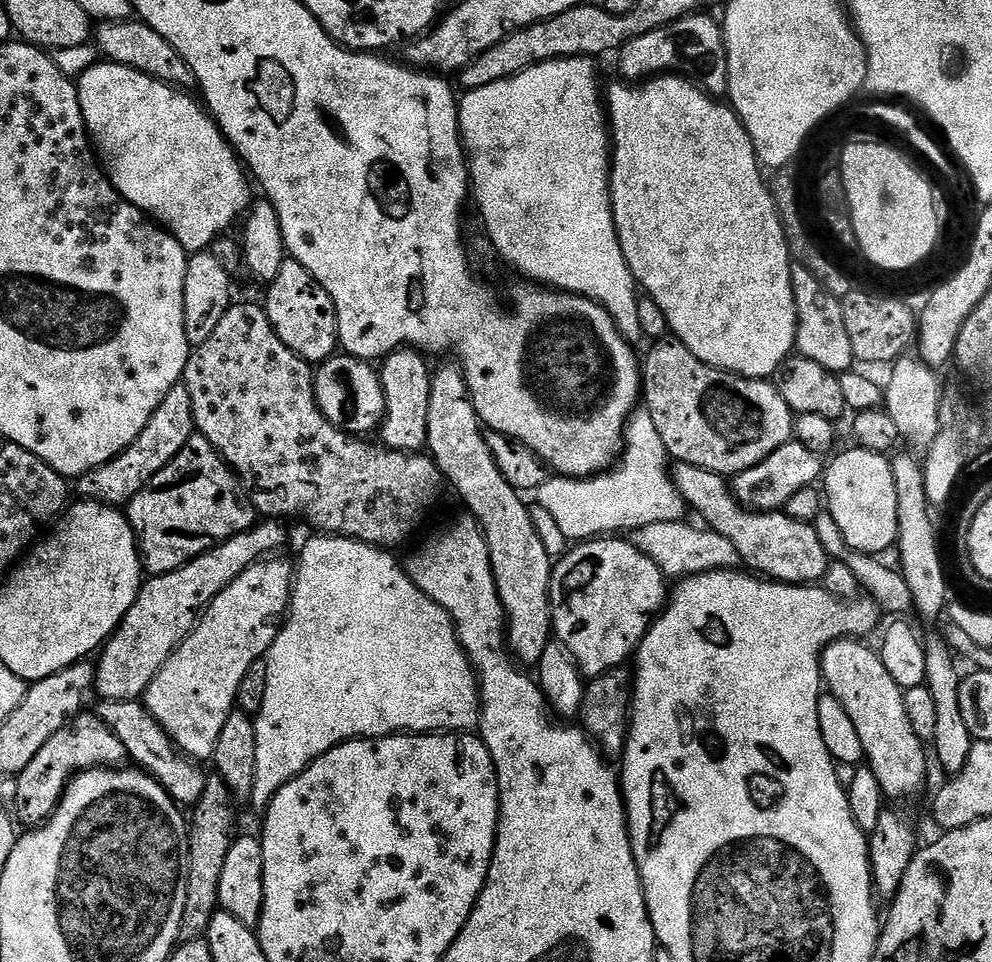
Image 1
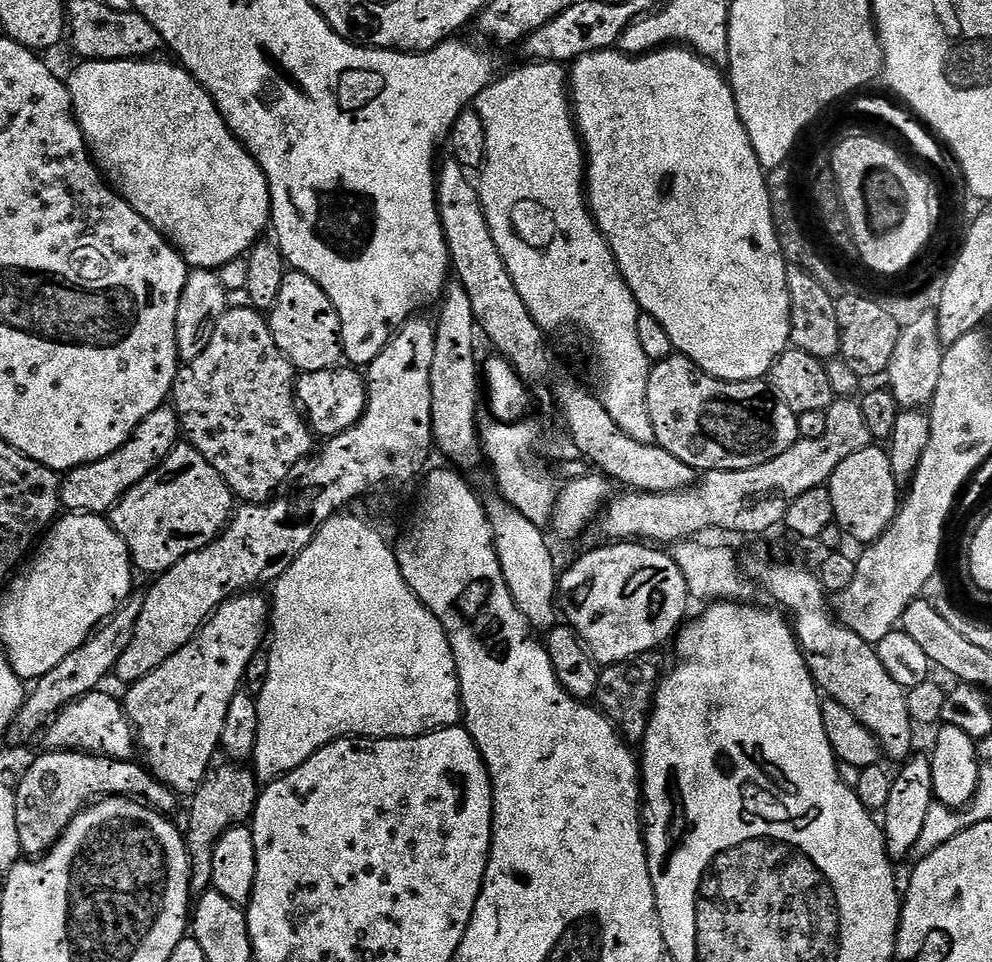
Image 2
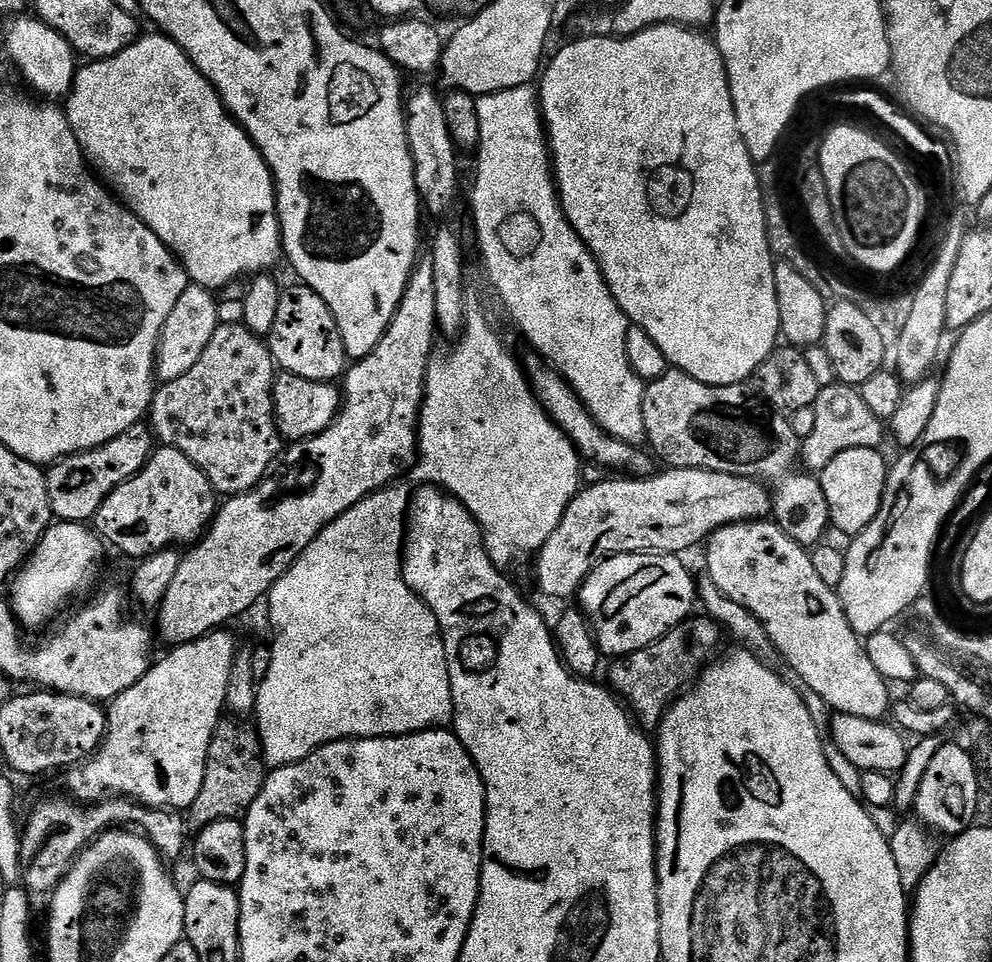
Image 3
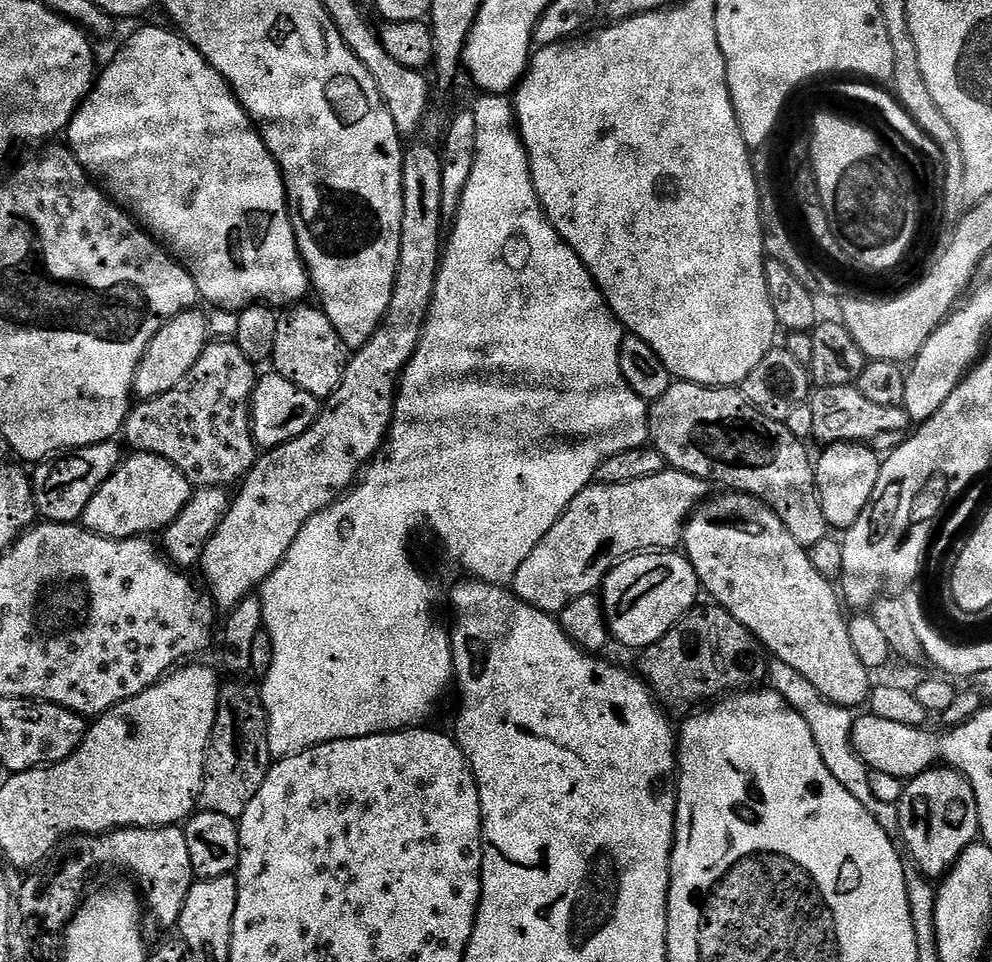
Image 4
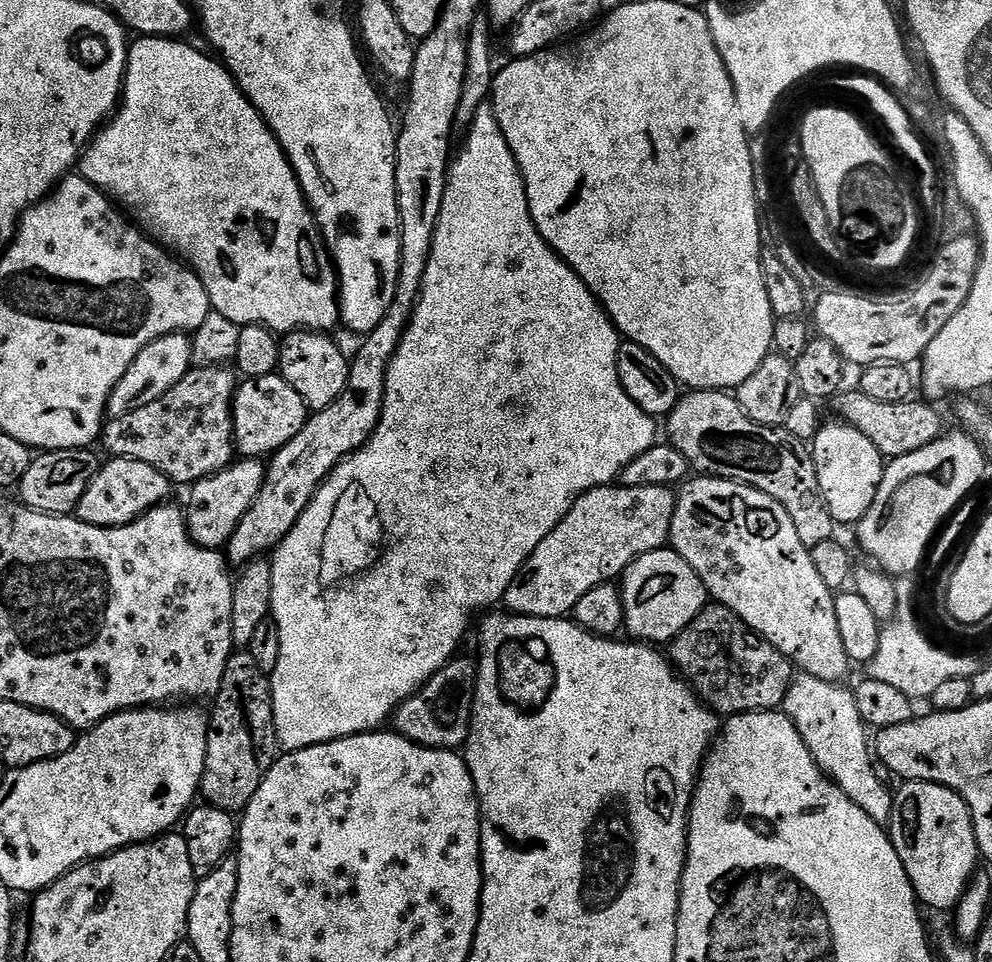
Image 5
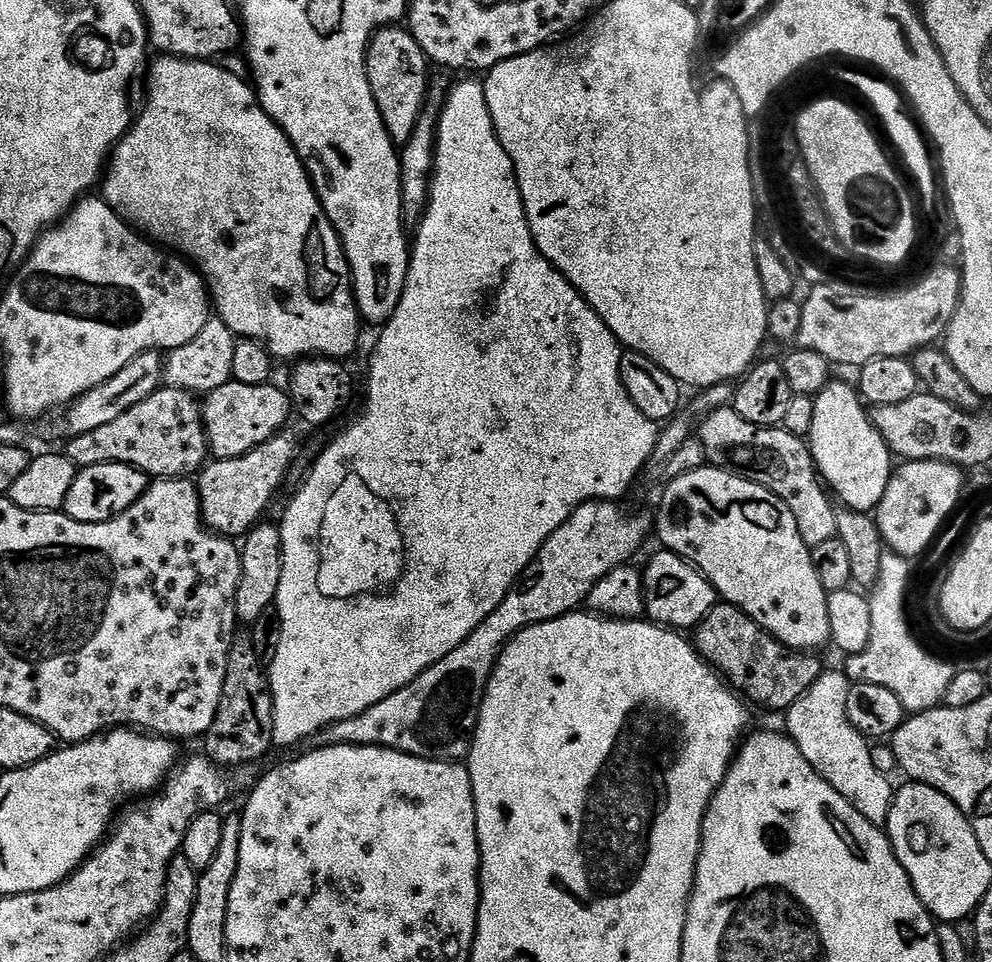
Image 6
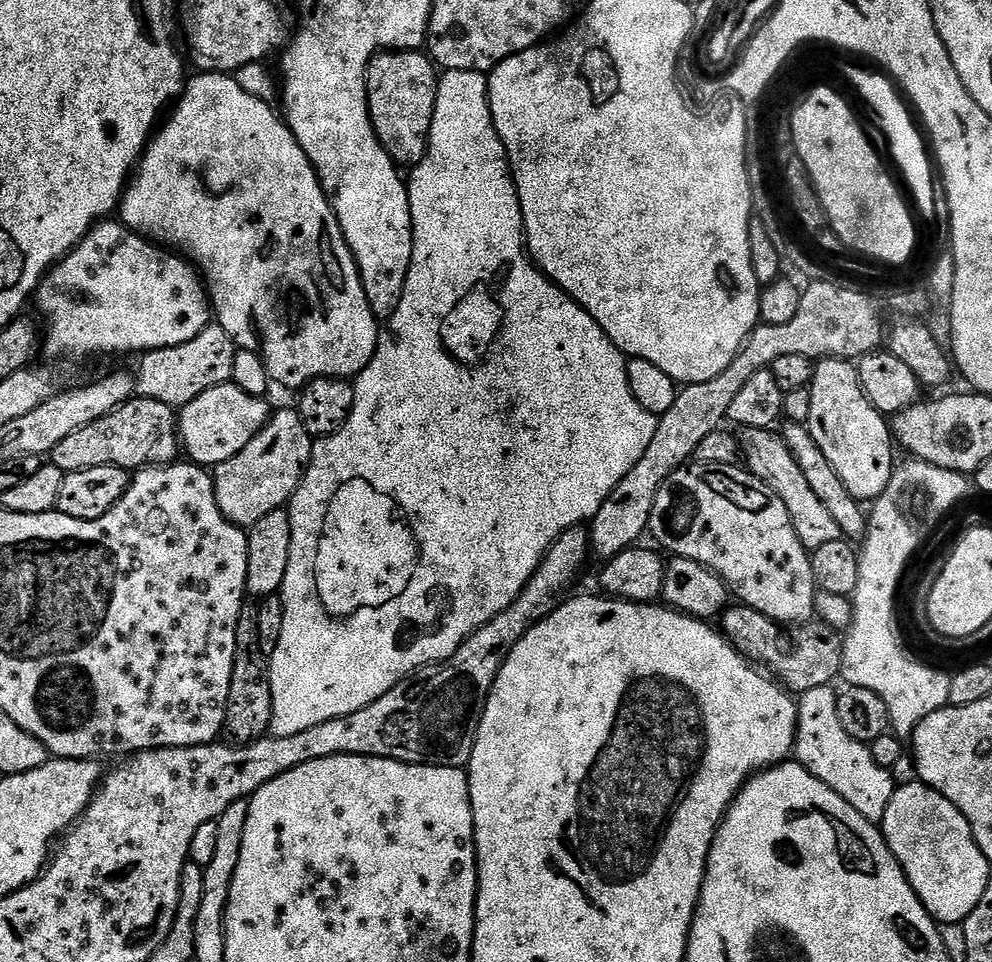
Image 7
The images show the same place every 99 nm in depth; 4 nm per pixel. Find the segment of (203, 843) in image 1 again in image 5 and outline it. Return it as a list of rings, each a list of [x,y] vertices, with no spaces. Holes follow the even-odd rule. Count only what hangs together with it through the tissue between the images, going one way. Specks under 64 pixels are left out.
[[[246,650],[233,651],[232,656],[226,662],[226,674],[222,674],[222,682],[220,688],[216,691],[214,697],[212,712],[210,708],[210,719],[208,722],[208,749],[206,750],[206,766],[204,767],[204,779],[200,781],[199,791],[202,793],[209,805],[214,808],[221,808],[233,814],[243,813],[248,807],[250,798],[254,798],[254,794],[258,790],[258,786],[262,782],[262,778],[270,770],[270,766],[275,762],[278,755],[278,745],[276,742],[276,727],[274,726],[274,710],[272,709],[272,682],[269,673],[264,672],[254,662],[254,658]]]

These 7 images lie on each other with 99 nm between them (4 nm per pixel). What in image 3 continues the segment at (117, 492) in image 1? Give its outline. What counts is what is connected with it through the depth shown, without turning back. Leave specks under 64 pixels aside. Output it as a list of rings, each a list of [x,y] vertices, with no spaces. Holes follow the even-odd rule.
[[[141,422],[130,426],[126,434],[118,434],[118,438],[106,442],[100,448],[91,448],[88,452],[76,452],[72,456],[64,456],[55,461],[46,472],[53,517],[57,521],[69,524],[91,521],[109,494],[118,490],[122,482],[134,478],[143,470],[157,444],[151,427]]]

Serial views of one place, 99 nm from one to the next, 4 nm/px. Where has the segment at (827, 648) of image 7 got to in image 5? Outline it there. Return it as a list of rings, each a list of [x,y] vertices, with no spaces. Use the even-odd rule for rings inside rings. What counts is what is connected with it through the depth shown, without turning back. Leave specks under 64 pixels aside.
[[[715,602],[705,604],[704,609],[667,645],[666,655],[680,679],[688,683],[688,687],[707,704],[717,717],[727,718],[740,716],[744,712],[770,712],[779,709],[786,698],[786,690],[794,679],[792,661],[764,636],[760,636],[738,614],[734,614],[726,606]]]

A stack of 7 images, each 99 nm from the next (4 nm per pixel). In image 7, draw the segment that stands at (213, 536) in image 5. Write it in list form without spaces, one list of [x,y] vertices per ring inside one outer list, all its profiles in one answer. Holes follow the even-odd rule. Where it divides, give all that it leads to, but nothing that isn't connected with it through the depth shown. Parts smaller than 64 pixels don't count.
[[[273,411],[268,425],[254,437],[250,446],[246,446],[246,450],[242,450],[238,454],[234,454],[234,458],[217,464],[212,472],[214,490],[222,514],[226,514],[226,518],[230,522],[234,522],[238,527],[247,530],[254,527],[261,518],[266,518],[266,514],[284,508],[291,501],[300,483],[304,481],[304,473],[307,472],[308,466],[312,462],[313,443],[314,437],[306,430],[299,411]]]

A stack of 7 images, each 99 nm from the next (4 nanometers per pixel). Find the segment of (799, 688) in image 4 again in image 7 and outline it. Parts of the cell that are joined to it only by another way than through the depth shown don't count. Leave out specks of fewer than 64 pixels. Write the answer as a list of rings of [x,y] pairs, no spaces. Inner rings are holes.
[[[832,684],[817,686],[814,690],[806,690],[799,693],[796,706],[796,747],[794,749],[795,763],[801,764],[818,782],[826,782],[838,798],[846,798],[862,818],[866,818],[870,823],[879,825],[886,814],[886,806],[890,806],[890,798],[895,794],[898,787],[896,779],[892,777],[891,771],[883,768],[875,761],[869,745],[862,740],[850,738],[846,730],[842,730],[842,724],[838,722],[838,698],[837,689]]]

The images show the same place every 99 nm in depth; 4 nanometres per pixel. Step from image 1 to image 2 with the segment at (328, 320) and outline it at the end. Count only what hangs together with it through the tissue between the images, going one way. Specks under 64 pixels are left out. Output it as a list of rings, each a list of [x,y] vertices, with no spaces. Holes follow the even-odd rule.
[[[295,270],[285,271],[278,302],[274,302],[266,319],[278,350],[282,350],[297,373],[330,370],[344,360],[338,310],[334,310],[334,302],[326,298],[326,290],[314,278]]]

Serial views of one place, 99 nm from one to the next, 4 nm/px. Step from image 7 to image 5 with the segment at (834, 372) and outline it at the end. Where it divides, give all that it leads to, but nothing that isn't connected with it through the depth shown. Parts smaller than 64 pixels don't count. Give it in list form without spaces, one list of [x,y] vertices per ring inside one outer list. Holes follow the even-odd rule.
[[[843,422],[835,423],[821,426],[815,440],[811,441],[810,451],[818,474],[818,486],[832,519],[840,526],[855,526],[866,510],[870,510],[874,494],[878,494],[886,457],[880,453],[878,446],[874,446],[874,442],[870,442],[870,438],[866,438],[866,434],[862,434],[862,430],[854,430],[854,426]]]

